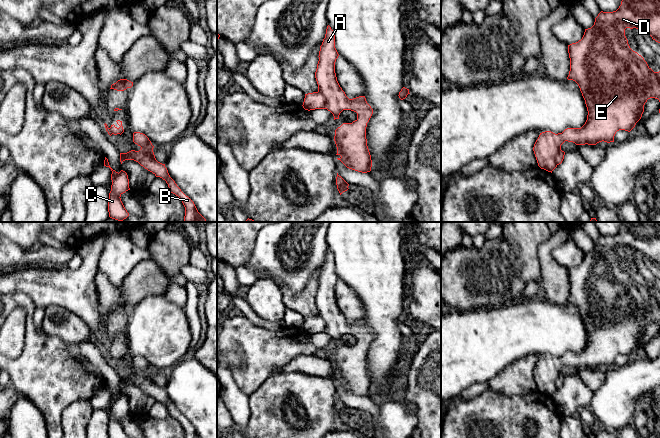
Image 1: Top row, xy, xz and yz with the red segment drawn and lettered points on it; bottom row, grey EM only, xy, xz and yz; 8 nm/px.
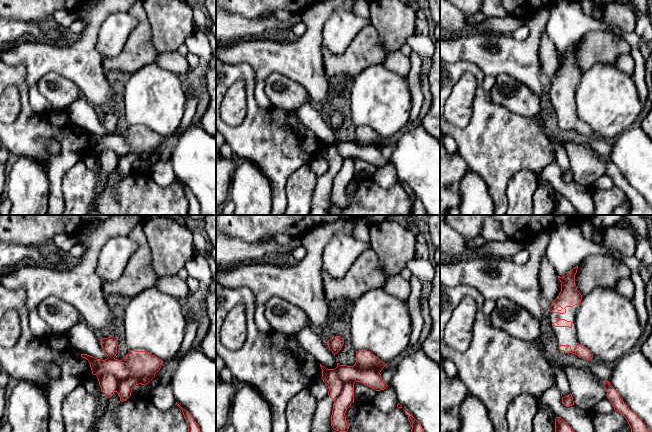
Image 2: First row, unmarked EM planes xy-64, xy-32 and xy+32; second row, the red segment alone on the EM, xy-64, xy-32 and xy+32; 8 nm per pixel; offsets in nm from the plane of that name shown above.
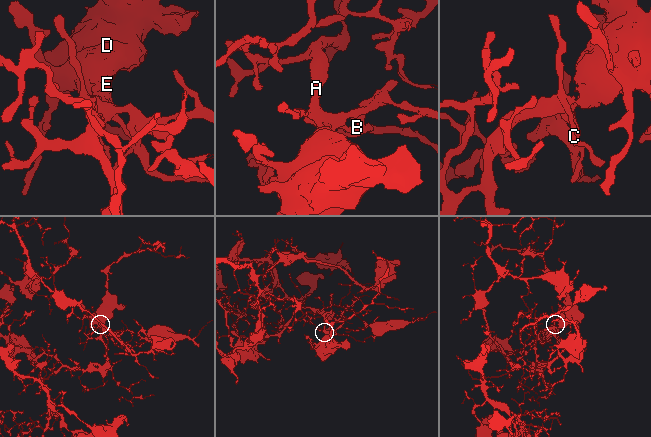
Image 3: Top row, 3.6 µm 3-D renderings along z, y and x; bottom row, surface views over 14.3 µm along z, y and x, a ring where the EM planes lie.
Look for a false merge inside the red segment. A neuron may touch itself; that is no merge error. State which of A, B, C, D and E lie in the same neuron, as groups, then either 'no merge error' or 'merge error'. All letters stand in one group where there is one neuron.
A B C D E; no merge error

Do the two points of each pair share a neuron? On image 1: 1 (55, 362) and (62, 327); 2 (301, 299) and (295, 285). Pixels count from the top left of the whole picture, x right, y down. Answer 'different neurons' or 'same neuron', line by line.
1: different neurons
2: different neurons

